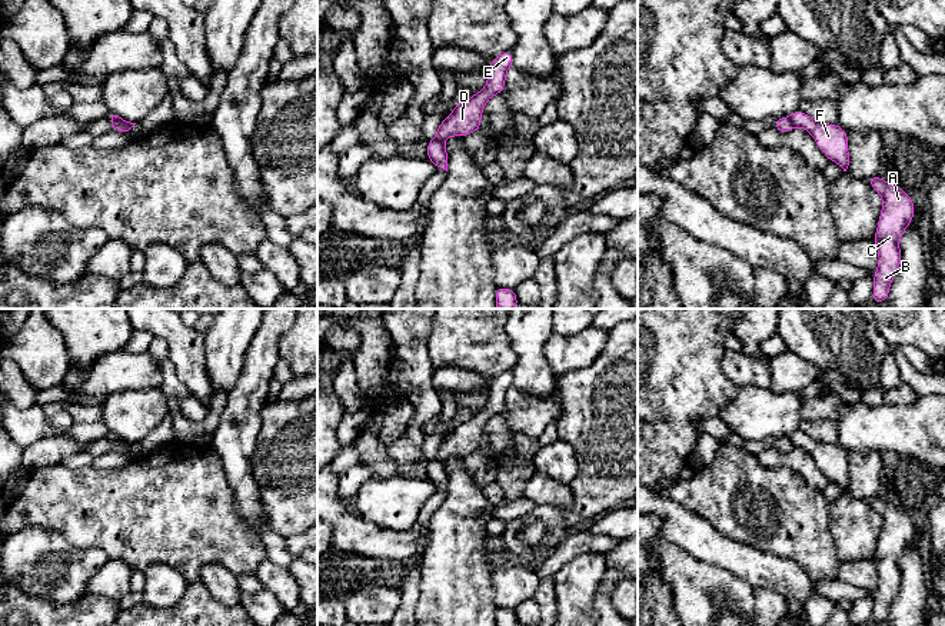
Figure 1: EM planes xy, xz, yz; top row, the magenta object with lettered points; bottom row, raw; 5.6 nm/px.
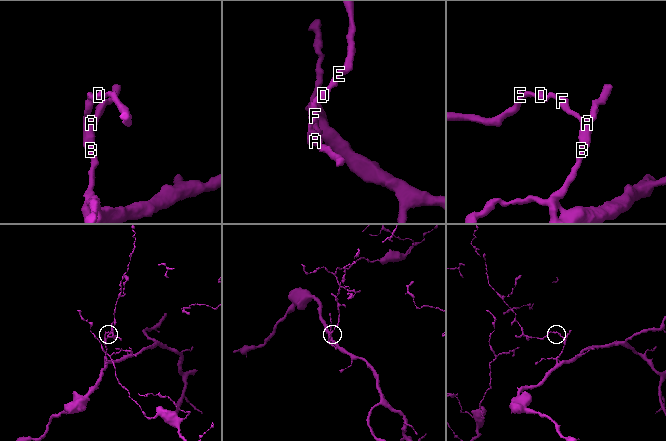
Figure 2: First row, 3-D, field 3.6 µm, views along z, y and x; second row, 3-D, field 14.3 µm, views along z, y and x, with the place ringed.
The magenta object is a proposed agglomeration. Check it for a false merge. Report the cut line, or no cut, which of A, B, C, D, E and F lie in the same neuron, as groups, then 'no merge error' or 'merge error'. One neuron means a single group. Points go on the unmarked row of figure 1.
cut yz (787, 438), (794, 446); groups A B C F / D E; merge error

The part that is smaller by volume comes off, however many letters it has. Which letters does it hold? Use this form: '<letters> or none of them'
D, E

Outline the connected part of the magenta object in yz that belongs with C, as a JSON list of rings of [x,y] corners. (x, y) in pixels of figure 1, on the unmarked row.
[[[879,496],[866,502],[882,516],[882,532],[874,562],[879,573],[879,585],[875,590],[872,622],[888,620],[889,606],[901,586],[899,557],[914,540],[915,527],[904,509],[898,509]]]

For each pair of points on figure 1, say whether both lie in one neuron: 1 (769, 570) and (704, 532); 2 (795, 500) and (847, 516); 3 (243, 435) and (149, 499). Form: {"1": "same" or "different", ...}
{"1": "same", "2": "different", "3": "different"}

